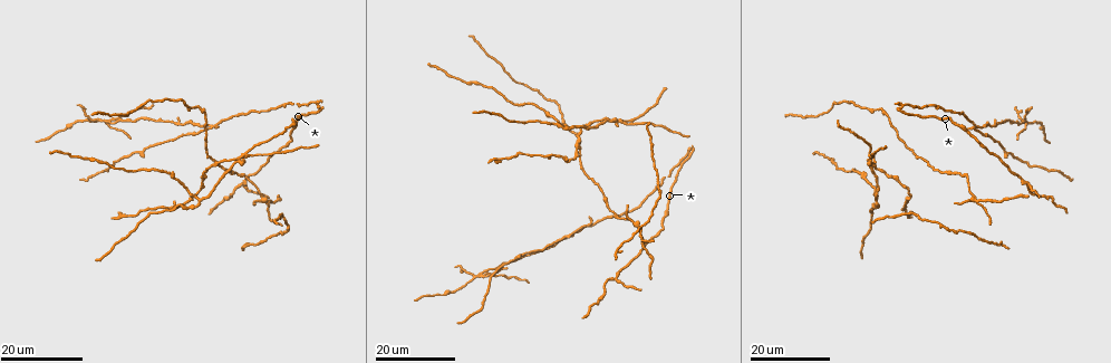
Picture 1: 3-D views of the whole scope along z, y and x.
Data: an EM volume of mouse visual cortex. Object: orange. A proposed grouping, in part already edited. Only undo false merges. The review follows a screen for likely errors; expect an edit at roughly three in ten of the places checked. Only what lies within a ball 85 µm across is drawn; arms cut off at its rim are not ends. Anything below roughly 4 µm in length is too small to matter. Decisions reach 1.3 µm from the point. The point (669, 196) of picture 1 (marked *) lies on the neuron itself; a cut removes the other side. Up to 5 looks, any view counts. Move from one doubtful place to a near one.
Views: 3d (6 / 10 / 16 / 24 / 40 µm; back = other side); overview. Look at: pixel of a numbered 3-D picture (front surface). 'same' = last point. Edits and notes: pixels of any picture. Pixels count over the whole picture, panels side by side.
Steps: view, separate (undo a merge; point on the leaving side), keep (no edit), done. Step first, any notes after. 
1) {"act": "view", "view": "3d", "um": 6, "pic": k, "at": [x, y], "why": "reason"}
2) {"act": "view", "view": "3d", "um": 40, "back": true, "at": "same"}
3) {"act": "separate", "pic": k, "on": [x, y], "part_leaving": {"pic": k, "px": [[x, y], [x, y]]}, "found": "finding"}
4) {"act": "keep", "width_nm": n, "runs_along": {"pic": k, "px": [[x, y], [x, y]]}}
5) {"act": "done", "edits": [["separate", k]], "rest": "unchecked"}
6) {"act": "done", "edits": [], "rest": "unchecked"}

{"act": "view", "view": "3d", "um": 24, "pic": 1, "at": [1029, 183], "why": "a fork"}

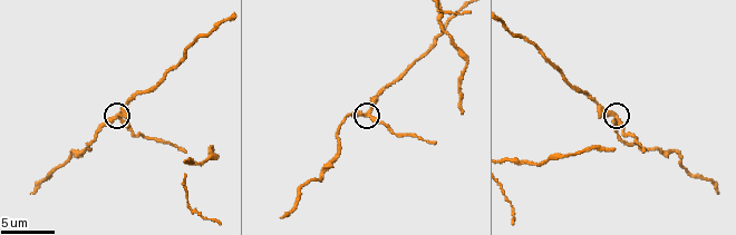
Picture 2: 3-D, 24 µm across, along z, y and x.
{"act": "view", "view": "3d", "um": 10, "pic": 2, "at": [366, 115]}

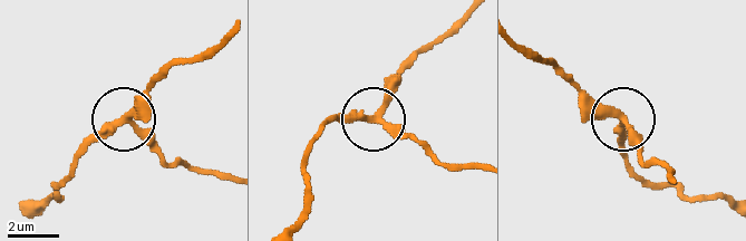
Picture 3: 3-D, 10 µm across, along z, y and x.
{"act": "keep", "arms": 3, "runs_along": {"pic": 3, "px": [[519, 47], [558, 66], [621, 117], [621, 154]]}, "found": "all the same neuron"}

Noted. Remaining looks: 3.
{"act": "view", "view": "3d", "um": 24, "pic": 1, "at": [213, 127], "why": "two arms in line, one across"}

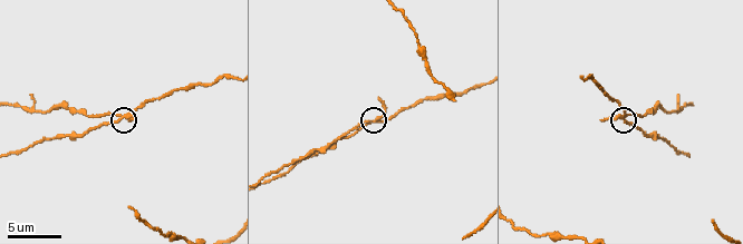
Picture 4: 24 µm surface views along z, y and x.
{"act": "view", "view": "3d", "um": 6, "pic": 4, "at": [623, 121]}

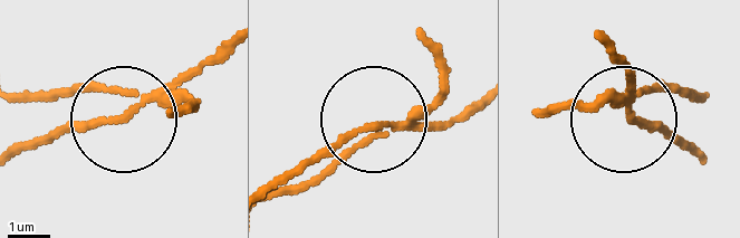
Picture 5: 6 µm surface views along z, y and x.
{"act": "separate", "pic": 5, "on": [195, 105], "side_arm_um": 51, "part_leaving": {"pic": 5, "px": [[146, 97], [97, 87], [22, 97]]}, "found": "two neurons meet here"}

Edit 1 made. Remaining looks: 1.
{"act": "done", "edits": [["separate", 5]], "rest": "unchecked"}

